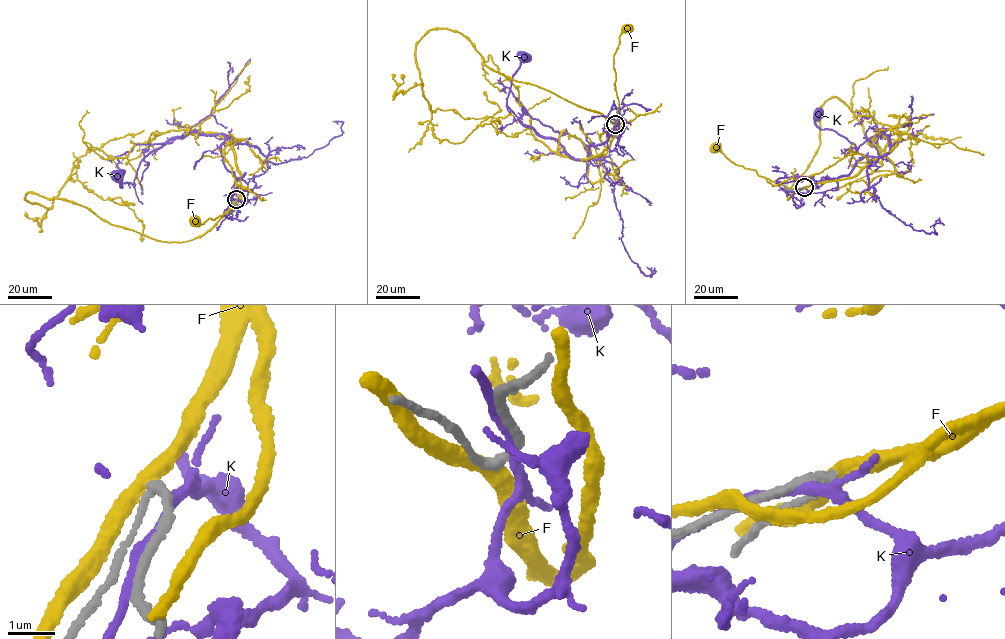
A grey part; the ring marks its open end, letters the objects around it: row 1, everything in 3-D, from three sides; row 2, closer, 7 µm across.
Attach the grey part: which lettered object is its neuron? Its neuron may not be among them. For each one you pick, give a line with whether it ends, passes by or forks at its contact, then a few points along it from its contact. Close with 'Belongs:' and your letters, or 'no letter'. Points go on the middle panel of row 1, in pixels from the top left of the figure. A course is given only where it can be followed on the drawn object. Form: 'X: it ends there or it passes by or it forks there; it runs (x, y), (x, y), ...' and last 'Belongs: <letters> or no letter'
Belongs: no letter

